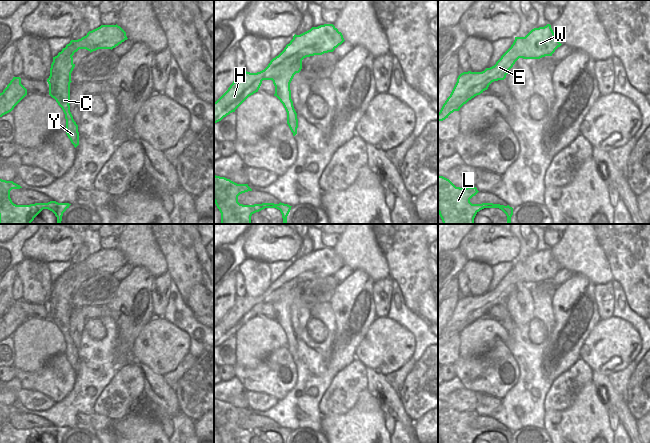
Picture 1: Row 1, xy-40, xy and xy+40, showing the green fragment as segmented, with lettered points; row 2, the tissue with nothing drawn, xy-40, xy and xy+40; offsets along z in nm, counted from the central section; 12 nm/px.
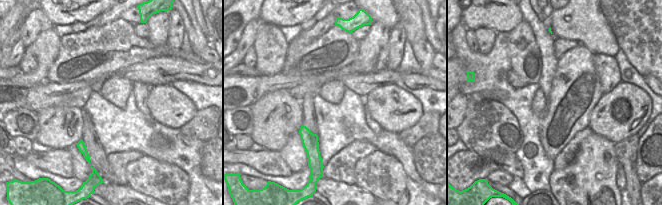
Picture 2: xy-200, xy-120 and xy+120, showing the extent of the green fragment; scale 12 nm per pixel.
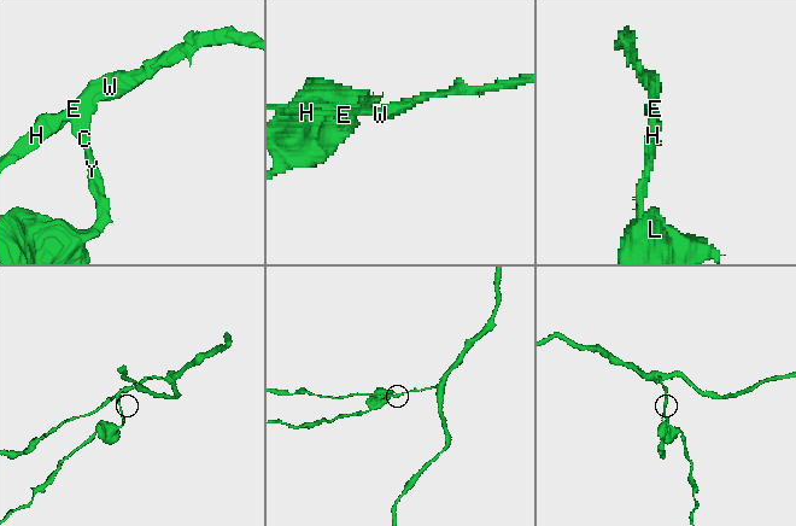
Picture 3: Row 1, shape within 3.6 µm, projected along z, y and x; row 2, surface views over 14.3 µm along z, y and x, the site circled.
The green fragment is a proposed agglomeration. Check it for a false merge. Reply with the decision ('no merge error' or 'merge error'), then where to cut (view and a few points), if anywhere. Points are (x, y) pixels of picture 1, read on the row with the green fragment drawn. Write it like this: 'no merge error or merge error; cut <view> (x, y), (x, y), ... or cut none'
merge error; cut xy (301, 62), (287, 64), (272, 80)

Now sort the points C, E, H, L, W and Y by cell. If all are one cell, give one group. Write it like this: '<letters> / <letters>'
C L Y / E H W

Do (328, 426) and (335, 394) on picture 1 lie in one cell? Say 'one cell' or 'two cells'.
two cells

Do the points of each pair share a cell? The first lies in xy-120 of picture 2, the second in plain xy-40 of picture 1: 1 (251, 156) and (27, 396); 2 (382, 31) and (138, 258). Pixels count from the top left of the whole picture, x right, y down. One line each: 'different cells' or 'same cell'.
1: same cell
2: different cells

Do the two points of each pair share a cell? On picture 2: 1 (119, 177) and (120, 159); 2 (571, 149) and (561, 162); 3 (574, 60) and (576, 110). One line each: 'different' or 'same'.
1: same
2: same
3: same

